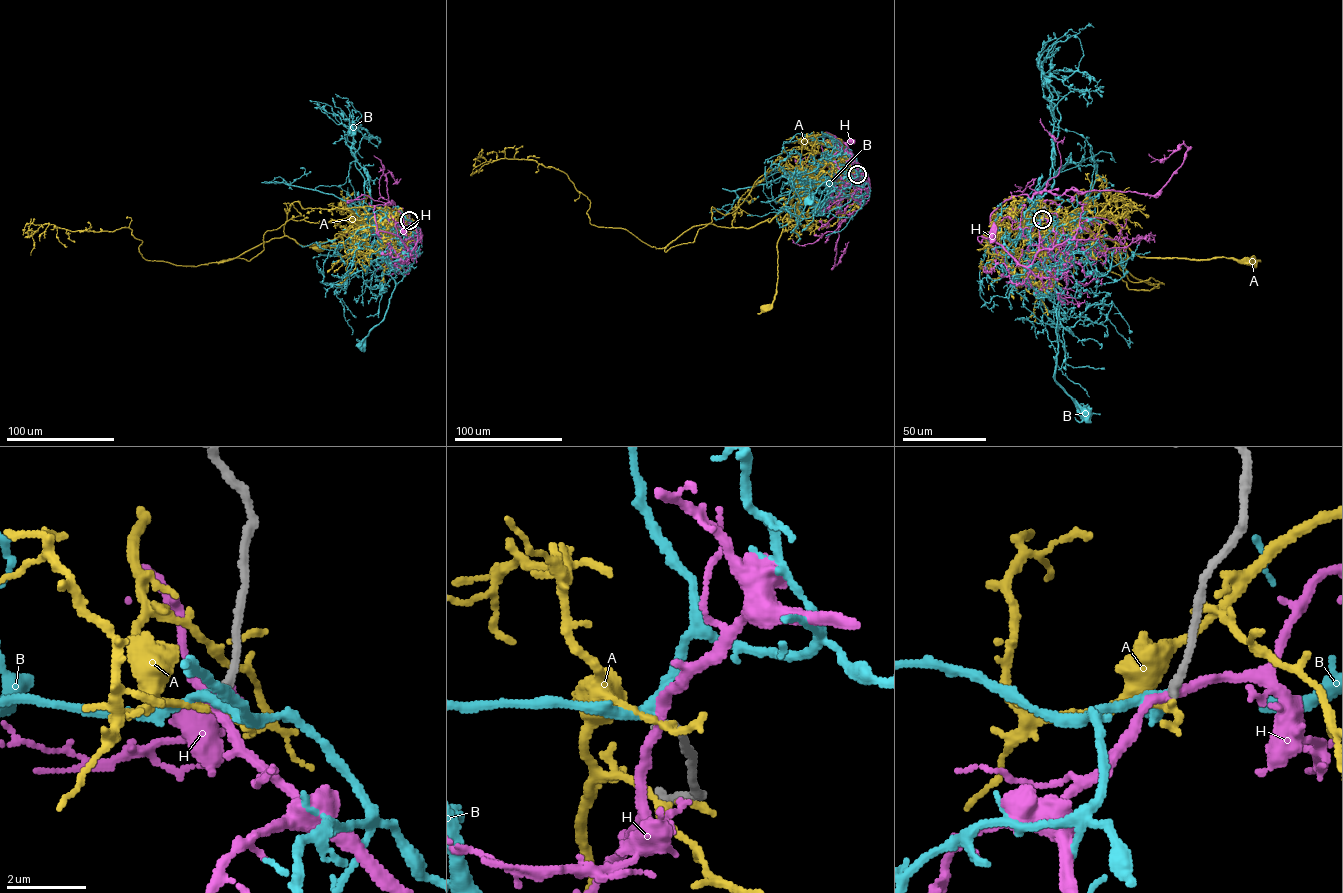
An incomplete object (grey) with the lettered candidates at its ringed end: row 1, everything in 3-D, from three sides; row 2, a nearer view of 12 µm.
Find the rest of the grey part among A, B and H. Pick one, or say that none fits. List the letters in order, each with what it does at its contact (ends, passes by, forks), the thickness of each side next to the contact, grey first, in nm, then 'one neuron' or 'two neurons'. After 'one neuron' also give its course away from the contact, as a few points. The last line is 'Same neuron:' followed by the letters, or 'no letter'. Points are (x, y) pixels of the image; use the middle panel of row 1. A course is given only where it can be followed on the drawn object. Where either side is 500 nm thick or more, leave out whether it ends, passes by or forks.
A: it forks | 240/110 nm | two neurons
B: it passes by | 240/200 nm | one neuron | via (857, 174), (850, 173), (842, 163), (834, 161), (834, 176), (825, 190), (843, 183), (823, 182), (811, 203)
H: it passes by | 240/240 nm | two neurons
Same neuron: B

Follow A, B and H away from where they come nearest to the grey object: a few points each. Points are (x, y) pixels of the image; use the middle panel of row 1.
A: (857, 174), (848, 186), (817, 185), (786, 215), (777, 242), (774, 299), (765, 309)
B: (857, 174), (850, 173), (842, 163), (834, 161), (834, 176), (825, 190), (843, 183), (823, 182), (811, 203)
H: (857, 174), (865, 171), (843, 143), (852, 140)

